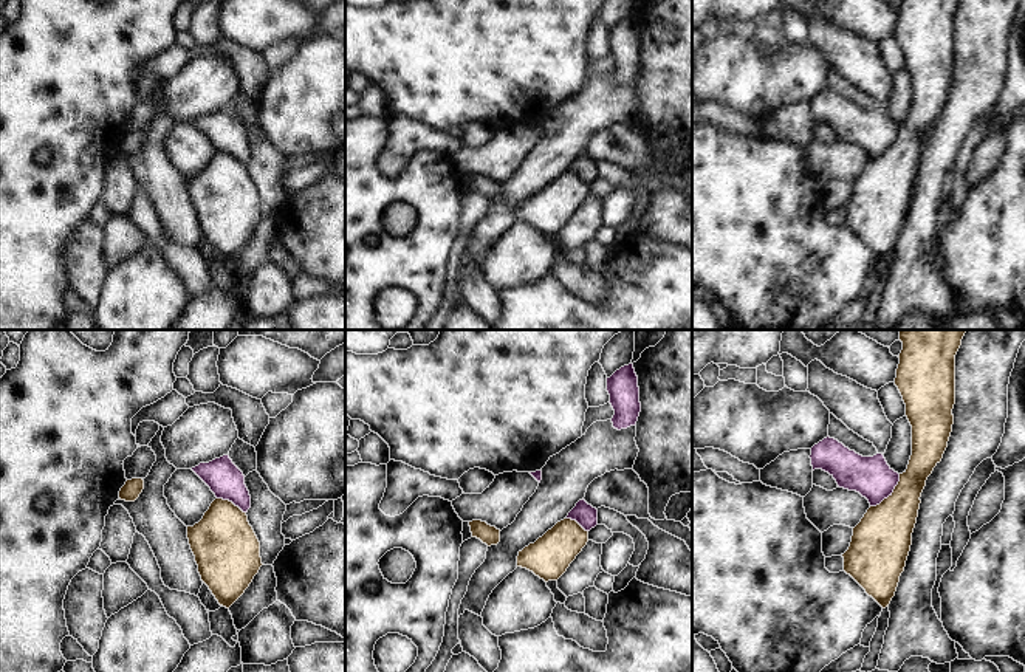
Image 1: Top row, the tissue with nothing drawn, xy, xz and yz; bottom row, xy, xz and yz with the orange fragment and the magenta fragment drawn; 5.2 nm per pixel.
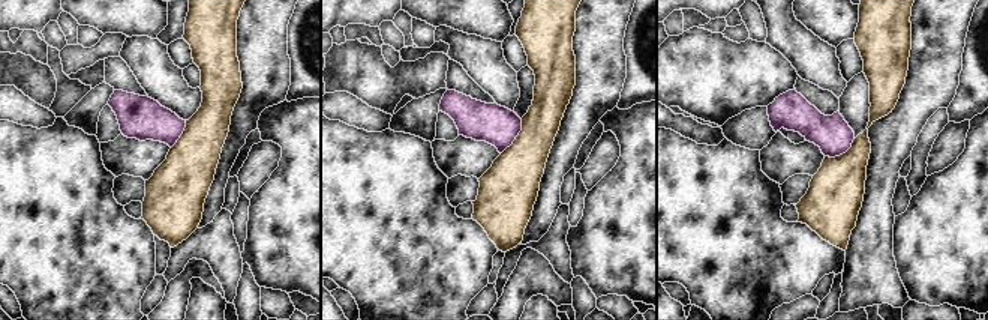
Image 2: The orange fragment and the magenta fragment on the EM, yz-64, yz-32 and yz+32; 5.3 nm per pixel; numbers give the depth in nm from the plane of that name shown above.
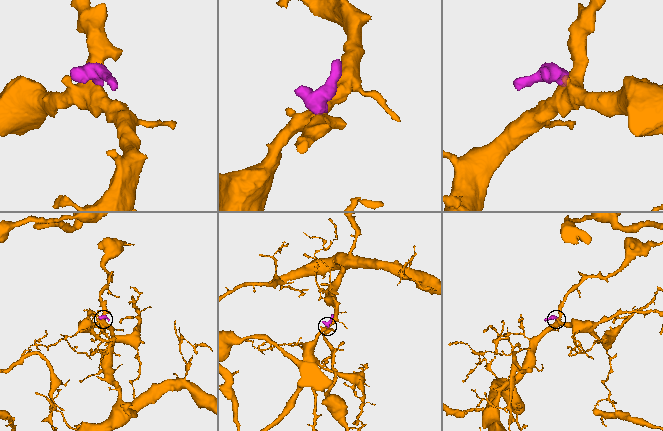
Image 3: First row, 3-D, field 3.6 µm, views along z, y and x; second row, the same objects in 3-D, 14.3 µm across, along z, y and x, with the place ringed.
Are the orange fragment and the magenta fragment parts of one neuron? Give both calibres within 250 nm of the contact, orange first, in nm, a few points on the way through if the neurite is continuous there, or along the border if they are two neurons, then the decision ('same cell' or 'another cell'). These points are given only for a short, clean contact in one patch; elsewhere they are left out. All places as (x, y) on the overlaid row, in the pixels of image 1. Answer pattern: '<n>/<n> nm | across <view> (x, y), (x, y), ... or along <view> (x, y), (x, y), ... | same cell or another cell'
300/220 nm | along yz (900, 474), (895, 488), (870, 507) | another cell

